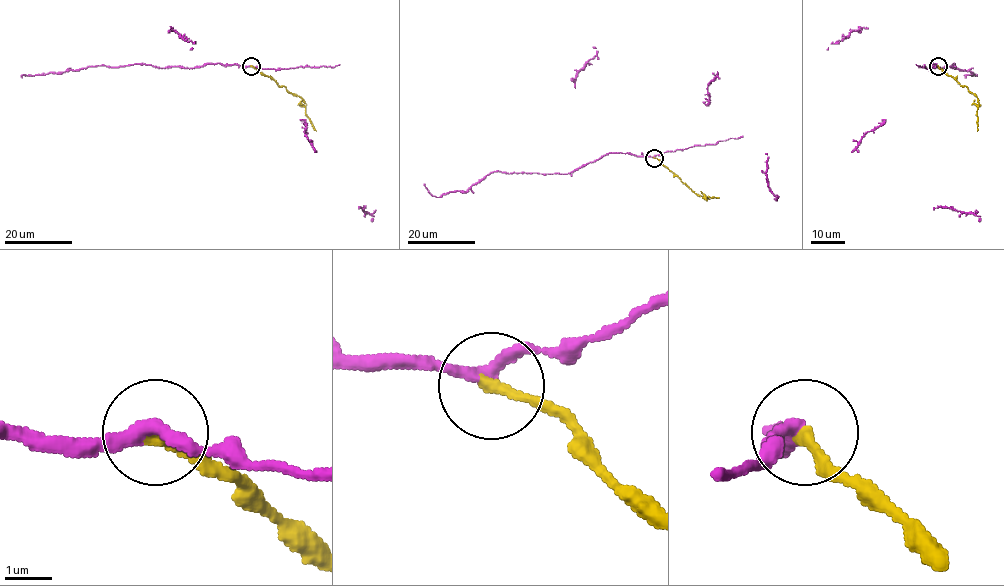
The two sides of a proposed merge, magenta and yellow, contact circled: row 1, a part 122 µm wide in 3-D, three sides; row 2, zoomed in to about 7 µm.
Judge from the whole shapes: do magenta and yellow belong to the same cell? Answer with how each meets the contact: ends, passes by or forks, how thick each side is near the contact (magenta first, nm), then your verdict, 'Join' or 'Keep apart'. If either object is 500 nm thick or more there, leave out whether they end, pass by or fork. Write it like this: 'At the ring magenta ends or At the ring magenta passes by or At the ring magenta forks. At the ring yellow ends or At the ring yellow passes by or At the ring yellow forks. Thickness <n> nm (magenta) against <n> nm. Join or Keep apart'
At the ring magenta passes by. At the ring yellow ends. Thickness 280 nm (magenta) against 280 nm. Keep apart

